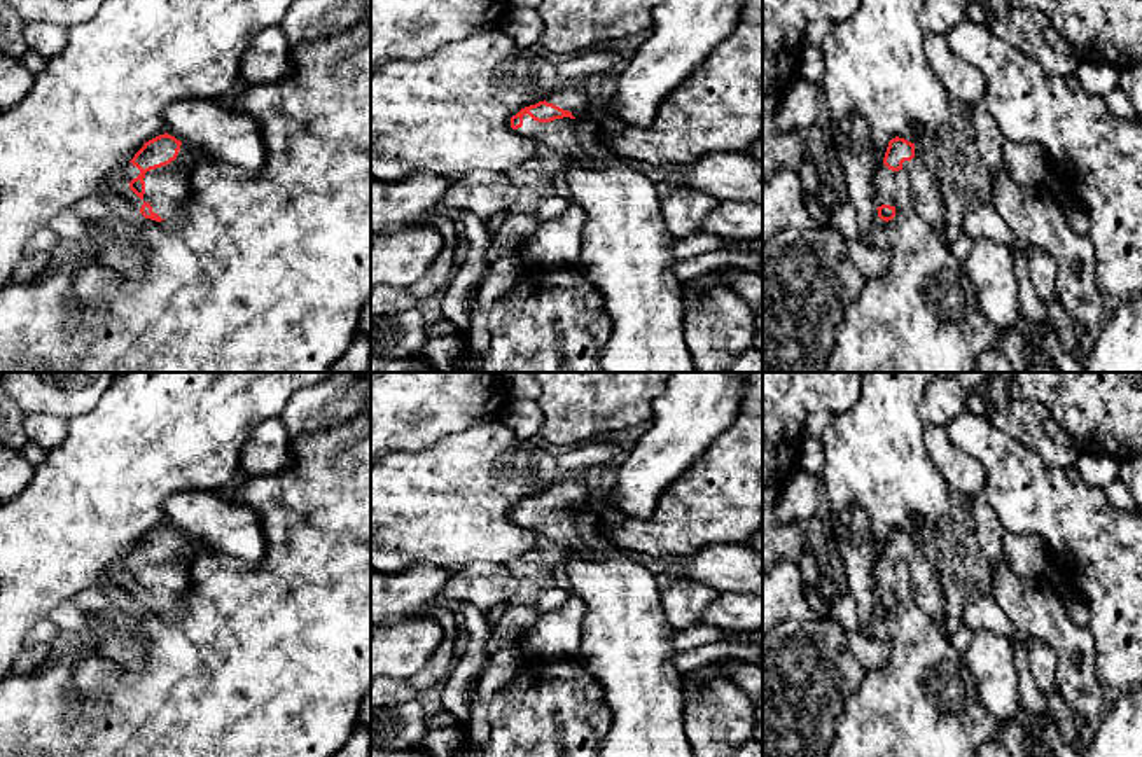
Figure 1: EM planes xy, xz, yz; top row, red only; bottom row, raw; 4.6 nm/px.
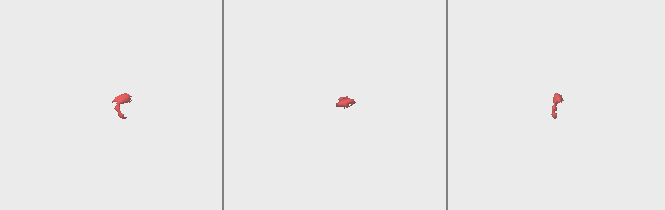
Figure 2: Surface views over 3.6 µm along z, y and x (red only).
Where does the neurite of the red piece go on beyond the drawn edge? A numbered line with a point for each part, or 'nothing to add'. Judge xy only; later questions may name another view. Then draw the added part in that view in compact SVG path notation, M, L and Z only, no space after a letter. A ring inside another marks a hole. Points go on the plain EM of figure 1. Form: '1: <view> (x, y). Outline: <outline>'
1: xy (121, 570). Outline: M131 554L122 556L117 563L114 563L110 573L115 580L115 584L126 580L133 570L140 566L140 561L133 558Z
2: xy (167, 581). Outline: M182 535L175 552L145 565L143 593L149 594L152 603L161 610L175 607L191 589L187 570L198 549L192 540Z

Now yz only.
1: yz (885, 577). Outline: M881 556L874 566L876 600L881 596L895 598L895 582L897 582L895 563Z
2: yz (927, 586). Outline: M915 538L915 549L902 554L902 561L906 561L911 570L916 605L936 622L943 624L948 617L944 614L943 573L927 559L918 538Z

